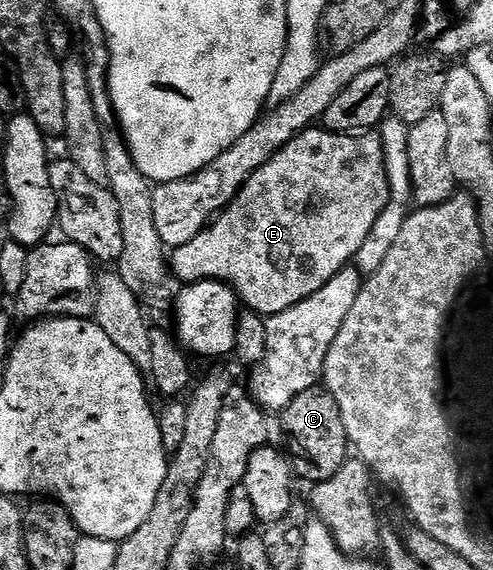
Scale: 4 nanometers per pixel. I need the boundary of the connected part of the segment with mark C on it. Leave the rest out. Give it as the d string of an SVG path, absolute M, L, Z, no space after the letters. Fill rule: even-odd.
M314 387L291 399L289 406L283 410L283 422L286 434L290 438L293 436L298 447L313 460L313 466L307 469L308 475L330 477L344 467L351 453L351 442L341 418L341 408L328 389Z

